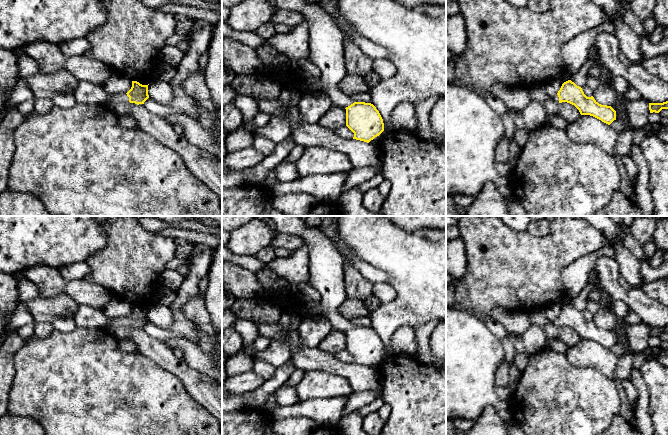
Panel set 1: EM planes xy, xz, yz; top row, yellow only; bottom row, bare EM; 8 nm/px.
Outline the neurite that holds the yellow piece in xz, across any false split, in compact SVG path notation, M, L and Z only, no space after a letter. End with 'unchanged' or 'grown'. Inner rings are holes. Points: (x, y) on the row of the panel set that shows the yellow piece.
M275 0L282 10L301 13L308 21L307 60L321 72L322 89L332 100L333 106L346 109L346 126L354 133L353 139L369 143L384 131L383 119L371 103L354 102L345 94L339 83L347 75L344 38L345 33L337 20L334 20L318 4L306 0Z; grown

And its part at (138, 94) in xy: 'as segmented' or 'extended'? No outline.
extended

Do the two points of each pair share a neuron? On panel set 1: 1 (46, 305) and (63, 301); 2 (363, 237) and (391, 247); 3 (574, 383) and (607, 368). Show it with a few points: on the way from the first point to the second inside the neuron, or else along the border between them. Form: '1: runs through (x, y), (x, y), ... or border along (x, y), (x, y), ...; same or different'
1: runs through (50, 305), (59, 305); same
2: runs through (370, 237), (384, 245); same
3: border along (576, 366), (591, 366), (614, 380); different

